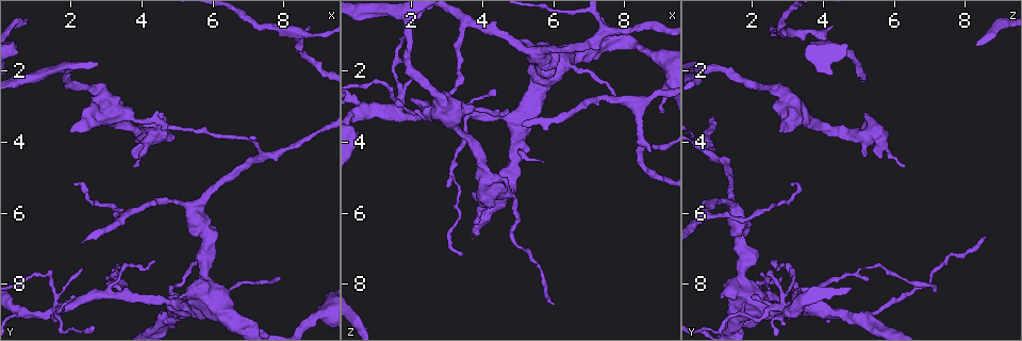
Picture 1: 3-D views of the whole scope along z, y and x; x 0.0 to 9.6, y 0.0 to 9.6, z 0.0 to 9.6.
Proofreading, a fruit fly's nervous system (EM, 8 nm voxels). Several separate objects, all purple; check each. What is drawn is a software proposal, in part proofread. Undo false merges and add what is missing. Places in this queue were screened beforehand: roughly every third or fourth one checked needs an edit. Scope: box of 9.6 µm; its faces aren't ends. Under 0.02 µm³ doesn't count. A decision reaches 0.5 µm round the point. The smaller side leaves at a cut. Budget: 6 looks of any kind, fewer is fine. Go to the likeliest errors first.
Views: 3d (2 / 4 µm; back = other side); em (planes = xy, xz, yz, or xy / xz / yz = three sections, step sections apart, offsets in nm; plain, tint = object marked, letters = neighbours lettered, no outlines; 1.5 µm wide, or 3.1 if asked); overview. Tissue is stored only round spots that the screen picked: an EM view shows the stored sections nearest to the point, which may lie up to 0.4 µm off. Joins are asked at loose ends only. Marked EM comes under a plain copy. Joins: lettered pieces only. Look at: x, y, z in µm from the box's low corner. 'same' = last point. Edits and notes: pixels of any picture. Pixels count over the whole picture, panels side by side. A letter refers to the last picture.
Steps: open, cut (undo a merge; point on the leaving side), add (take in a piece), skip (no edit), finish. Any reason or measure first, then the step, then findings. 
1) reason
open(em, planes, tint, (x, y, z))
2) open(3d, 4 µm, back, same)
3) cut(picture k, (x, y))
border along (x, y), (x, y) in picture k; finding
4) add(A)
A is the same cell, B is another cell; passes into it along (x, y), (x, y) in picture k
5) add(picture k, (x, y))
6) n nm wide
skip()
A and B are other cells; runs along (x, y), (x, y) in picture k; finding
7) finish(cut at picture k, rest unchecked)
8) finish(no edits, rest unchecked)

branch stops here
open(em, xz, step 4, letters, (3.75, 4.65, 6.30))

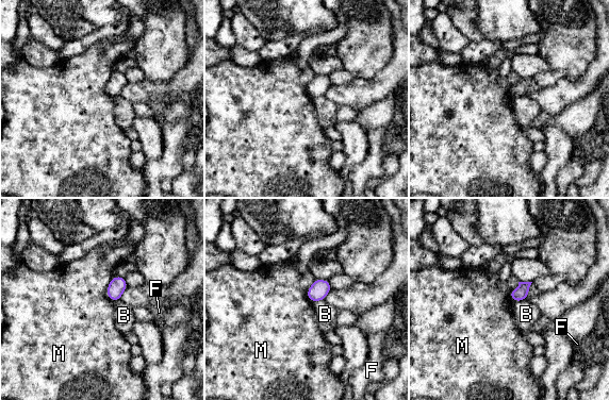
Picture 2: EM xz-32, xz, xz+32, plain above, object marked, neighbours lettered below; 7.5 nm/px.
skip()
B, F and M are other cells; border along (113, 277), (107, 295), (115, 301) in picture 2; no lettered piece goes on from it

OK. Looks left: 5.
abrupt turn
open(3d, 2 µm, (1.30, 7.65, 2.50))

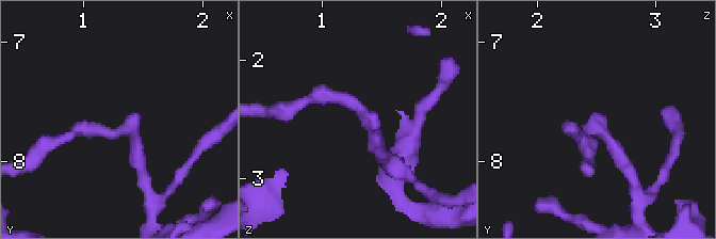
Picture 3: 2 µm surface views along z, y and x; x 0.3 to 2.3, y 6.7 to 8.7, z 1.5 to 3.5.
now the EM
open(em, yz, step 4, letters, (1.38, 7.68, 2.48))

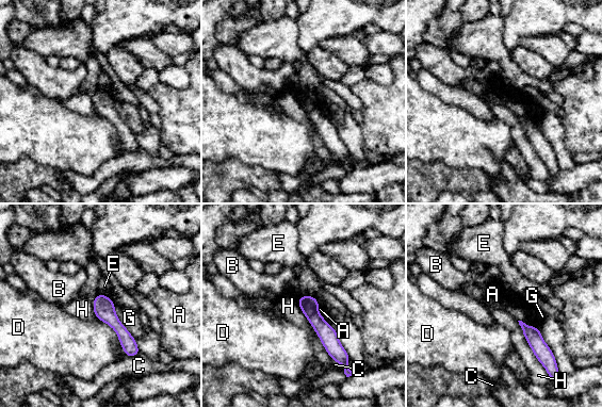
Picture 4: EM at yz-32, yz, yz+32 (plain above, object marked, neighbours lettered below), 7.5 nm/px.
cut it another way
open(em, planes, letters, same)

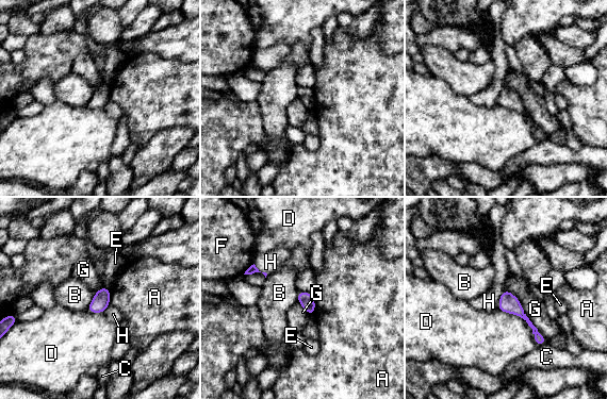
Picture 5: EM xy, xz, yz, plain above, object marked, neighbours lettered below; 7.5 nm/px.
skip()
A, B, C, D, E, F, G and H are other cells; border along (506, 288), (546, 341) in picture 5; all the same cell

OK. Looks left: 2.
thin end
open(em, planes, letters, (4.60, 3.70, 3.05))

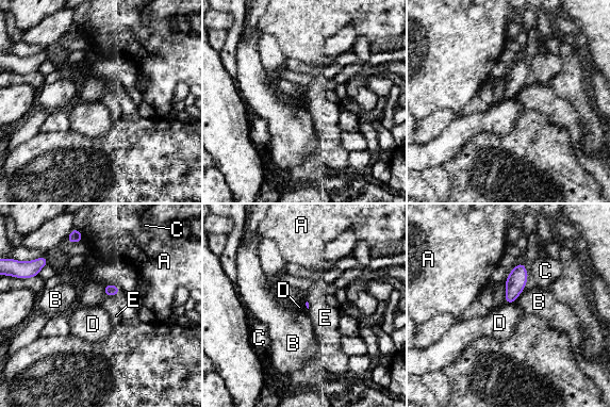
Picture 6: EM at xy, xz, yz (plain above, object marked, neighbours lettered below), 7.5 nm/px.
E touches over 150 nm
skip()
A, B, C, D and E are other cells; none of them fits

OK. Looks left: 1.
finish(no edits, rest unchecked)

